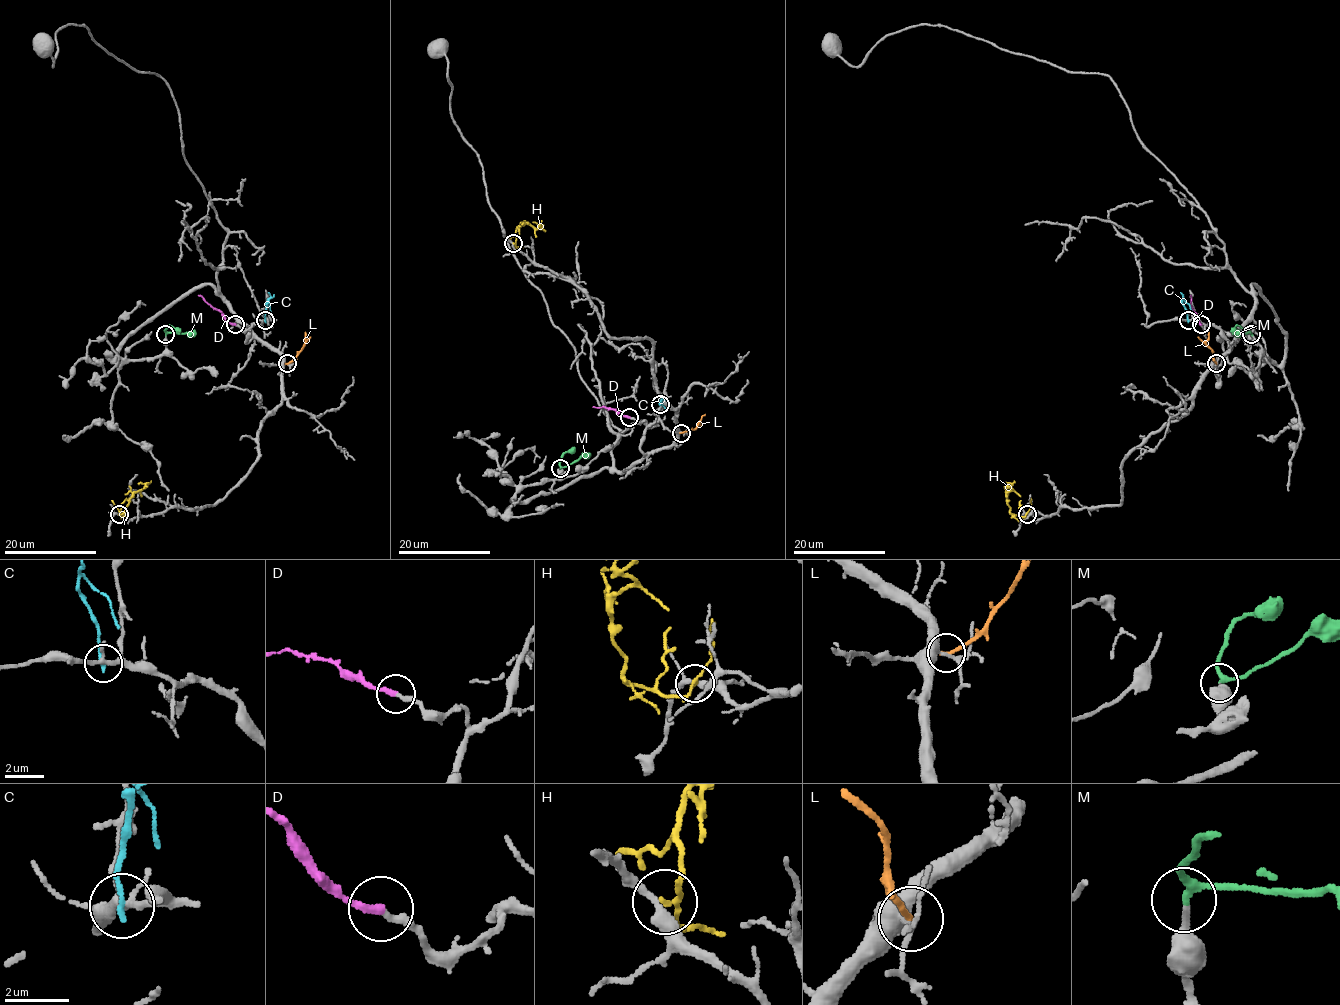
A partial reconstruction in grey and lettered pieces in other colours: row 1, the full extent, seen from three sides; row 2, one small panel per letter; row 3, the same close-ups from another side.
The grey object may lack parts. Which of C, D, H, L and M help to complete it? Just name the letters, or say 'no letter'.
D, M

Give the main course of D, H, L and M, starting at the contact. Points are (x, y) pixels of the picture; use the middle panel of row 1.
D: (629, 417), (612, 409), (592, 406)
H: (514, 243), (518, 226), (526, 224), (537, 228), (539, 225), (532, 221)
L: (681, 433), (700, 425)
M: (560, 468), (590, 455)

